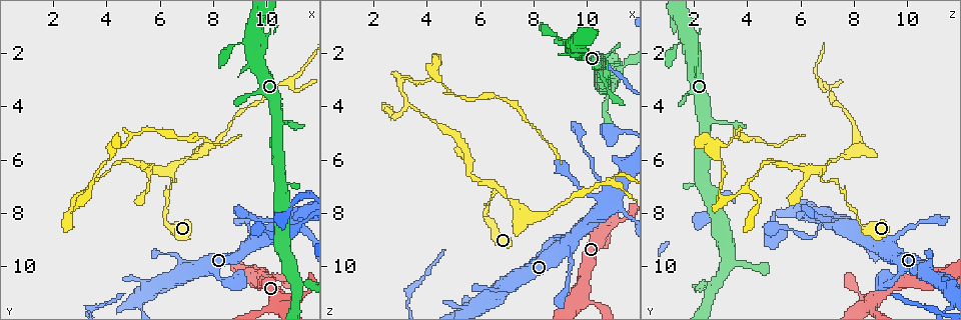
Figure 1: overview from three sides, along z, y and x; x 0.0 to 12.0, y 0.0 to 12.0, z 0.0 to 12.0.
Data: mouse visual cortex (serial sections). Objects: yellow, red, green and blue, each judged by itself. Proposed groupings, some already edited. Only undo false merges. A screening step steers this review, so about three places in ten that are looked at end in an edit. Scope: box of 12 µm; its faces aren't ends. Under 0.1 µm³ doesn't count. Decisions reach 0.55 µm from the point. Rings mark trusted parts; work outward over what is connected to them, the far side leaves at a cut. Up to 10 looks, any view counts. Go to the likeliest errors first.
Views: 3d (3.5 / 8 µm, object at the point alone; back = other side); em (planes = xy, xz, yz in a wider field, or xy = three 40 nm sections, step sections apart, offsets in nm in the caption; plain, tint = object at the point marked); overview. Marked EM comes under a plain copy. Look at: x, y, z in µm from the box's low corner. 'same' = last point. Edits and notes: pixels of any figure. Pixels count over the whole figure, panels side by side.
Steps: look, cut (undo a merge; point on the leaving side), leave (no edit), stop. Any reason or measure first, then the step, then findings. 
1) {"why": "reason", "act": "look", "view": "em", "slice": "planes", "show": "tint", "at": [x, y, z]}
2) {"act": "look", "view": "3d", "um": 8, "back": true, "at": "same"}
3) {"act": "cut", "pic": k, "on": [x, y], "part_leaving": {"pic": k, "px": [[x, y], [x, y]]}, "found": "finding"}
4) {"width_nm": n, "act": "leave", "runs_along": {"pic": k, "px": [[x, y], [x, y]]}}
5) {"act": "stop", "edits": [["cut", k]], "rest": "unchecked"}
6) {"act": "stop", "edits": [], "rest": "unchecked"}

{"why": "abrupt turn", "act": "look", "view": "3d", "um": 8, "at": [6.6, 6.6, 6.8]}

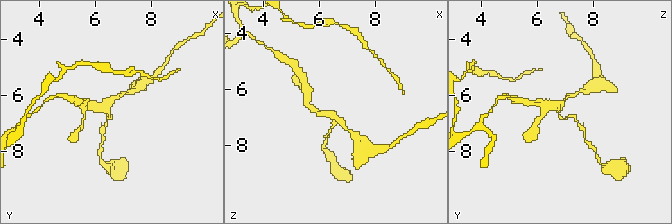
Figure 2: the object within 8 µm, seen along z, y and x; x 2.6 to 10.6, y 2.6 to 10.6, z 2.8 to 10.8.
{"act": "look", "view": "3d", "um": 3.5, "at": [6.5, 6.5, 6.8]}

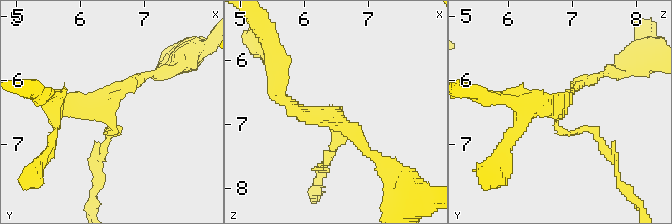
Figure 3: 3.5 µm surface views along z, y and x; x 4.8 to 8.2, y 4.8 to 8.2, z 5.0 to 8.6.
{"arm_widths_nm": [150, 200, 200], "act": "leave", "runs_along": {"pic": 3, "px": [[330, 151], [336, 110], [299, 113], [280, 95]]}, "found": "one cell here"}

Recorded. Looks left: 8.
{"why": "sudden change in width", "act": "look", "view": "3d", "um": 8, "at": [4.6, 6.1, 4.8]}

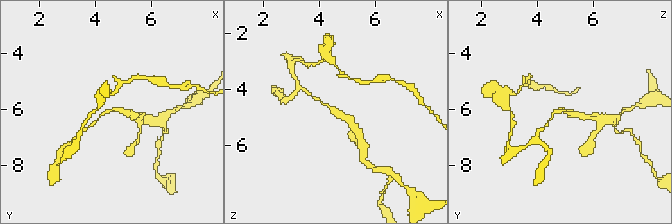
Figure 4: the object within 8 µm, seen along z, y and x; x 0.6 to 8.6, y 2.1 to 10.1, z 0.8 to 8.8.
{"arm_widths_nm": [100, 250], "act": "look", "view": "em", "slice": "xy", "step": 2, "show": "tint", "at": [4.6, 6.0, 4.9]}

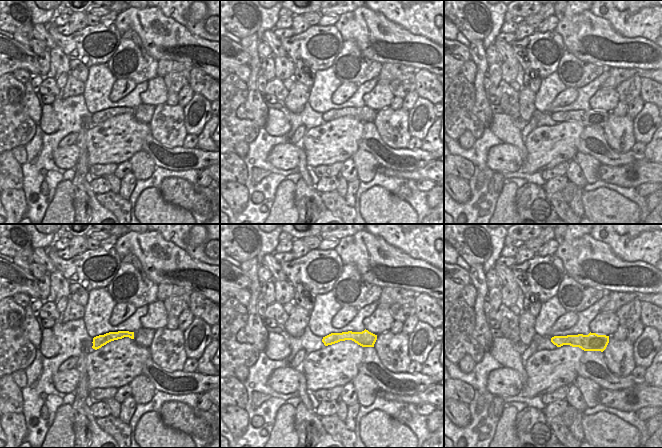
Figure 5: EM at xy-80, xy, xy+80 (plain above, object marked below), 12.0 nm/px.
{"act": "leave", "found": "all the same cell"}

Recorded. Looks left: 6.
{"why": "abrupt turn", "act": "look", "view": "3d", "um": 8, "at": [2.9, 7.6, 3.1]}

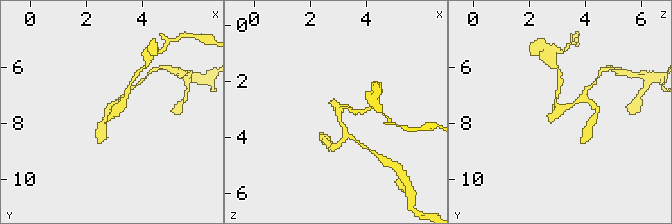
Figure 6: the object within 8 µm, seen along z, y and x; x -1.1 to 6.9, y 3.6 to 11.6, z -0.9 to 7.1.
{"act": "look", "view": "em", "slice": "xy", "step": 2, "show": "tint", "at": [3.0, 7.5, 3.1]}

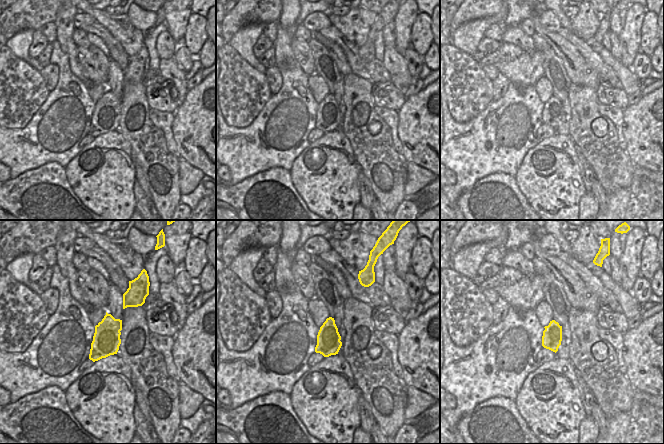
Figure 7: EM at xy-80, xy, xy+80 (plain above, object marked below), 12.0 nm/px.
{"width_nm": 280, "act": "cut", "pic": 6, "on": [560, 81], "part_leaving": {"pic": 6, "px": [[556, 106], [559, 74]]}, "found": "a second cell is stuck on"}

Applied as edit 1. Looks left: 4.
{"act": "look", "view": "3d", "um": 3.5, "at": [10.9, 11.4, 8.5]}

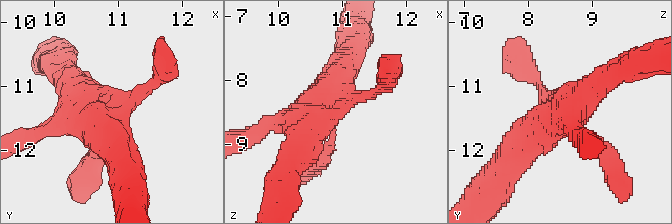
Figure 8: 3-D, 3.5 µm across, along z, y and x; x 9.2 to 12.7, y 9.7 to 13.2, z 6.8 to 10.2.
{"why": "shape alone is not enough", "act": "look", "view": "em", "slice": "xy", "step": 3, "show": "tint", "at": [11.00, 11.35, 8.45]}

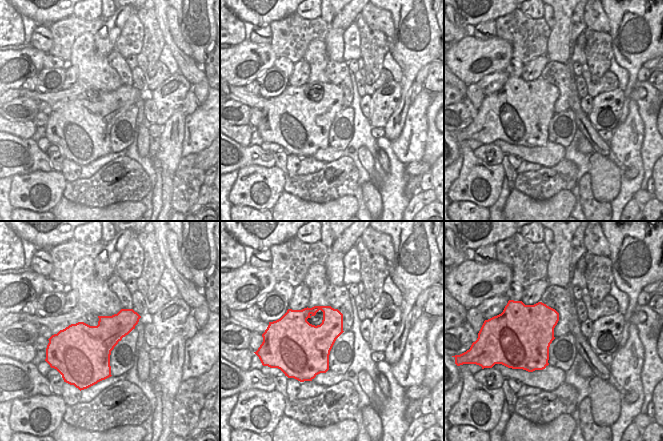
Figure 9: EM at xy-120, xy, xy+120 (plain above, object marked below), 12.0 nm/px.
{"act": "leave", "runs_along": {"pic": 8, "px": [[303, 137], [321, 106], [371, 94], [386, 78]]}, "found": "one cell here"}

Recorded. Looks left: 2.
{"act": "stop", "edits": [["cut", 6]], "rest": "unchecked"}

